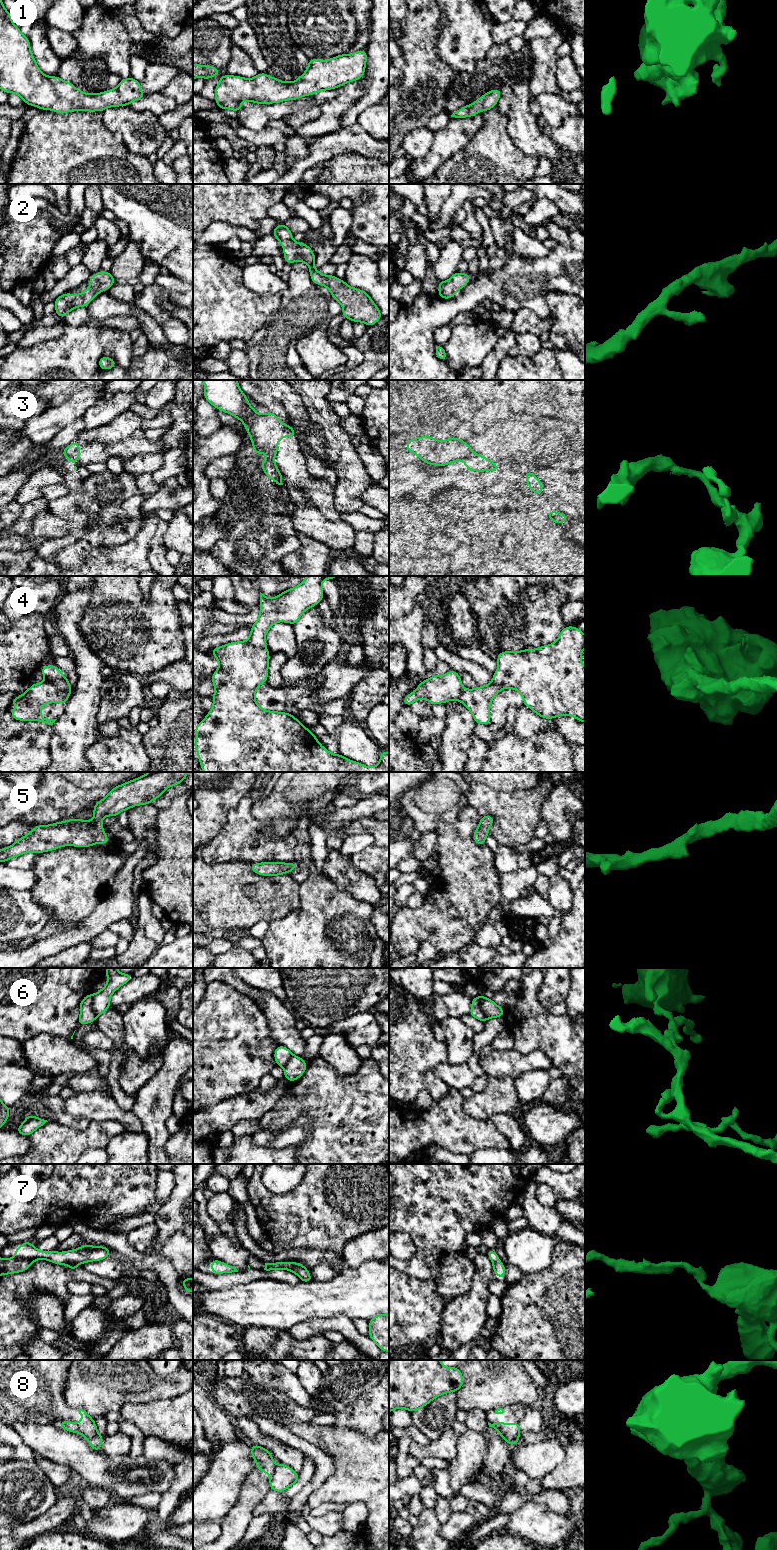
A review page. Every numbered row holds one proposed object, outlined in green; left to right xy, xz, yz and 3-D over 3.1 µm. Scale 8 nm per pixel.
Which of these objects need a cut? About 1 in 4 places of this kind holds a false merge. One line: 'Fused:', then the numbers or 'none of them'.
Fused: 3, 4, 6, 8

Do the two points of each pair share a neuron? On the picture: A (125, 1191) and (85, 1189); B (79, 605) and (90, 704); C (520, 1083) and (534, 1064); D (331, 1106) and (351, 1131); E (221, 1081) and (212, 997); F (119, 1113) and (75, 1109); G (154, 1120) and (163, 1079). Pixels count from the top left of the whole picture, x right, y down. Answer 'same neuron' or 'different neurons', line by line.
A: same neuron
B: same neuron
C: different neurons
D: same neuron
E: same neuron
F: same neuron
G: same neuron

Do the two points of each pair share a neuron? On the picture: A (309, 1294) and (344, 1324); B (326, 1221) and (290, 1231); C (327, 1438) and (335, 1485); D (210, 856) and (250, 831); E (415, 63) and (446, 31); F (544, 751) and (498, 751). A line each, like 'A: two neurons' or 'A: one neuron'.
A: two neurons
B: one neuron
C: one neuron
D: one neuron
E: two neurons
F: one neuron

